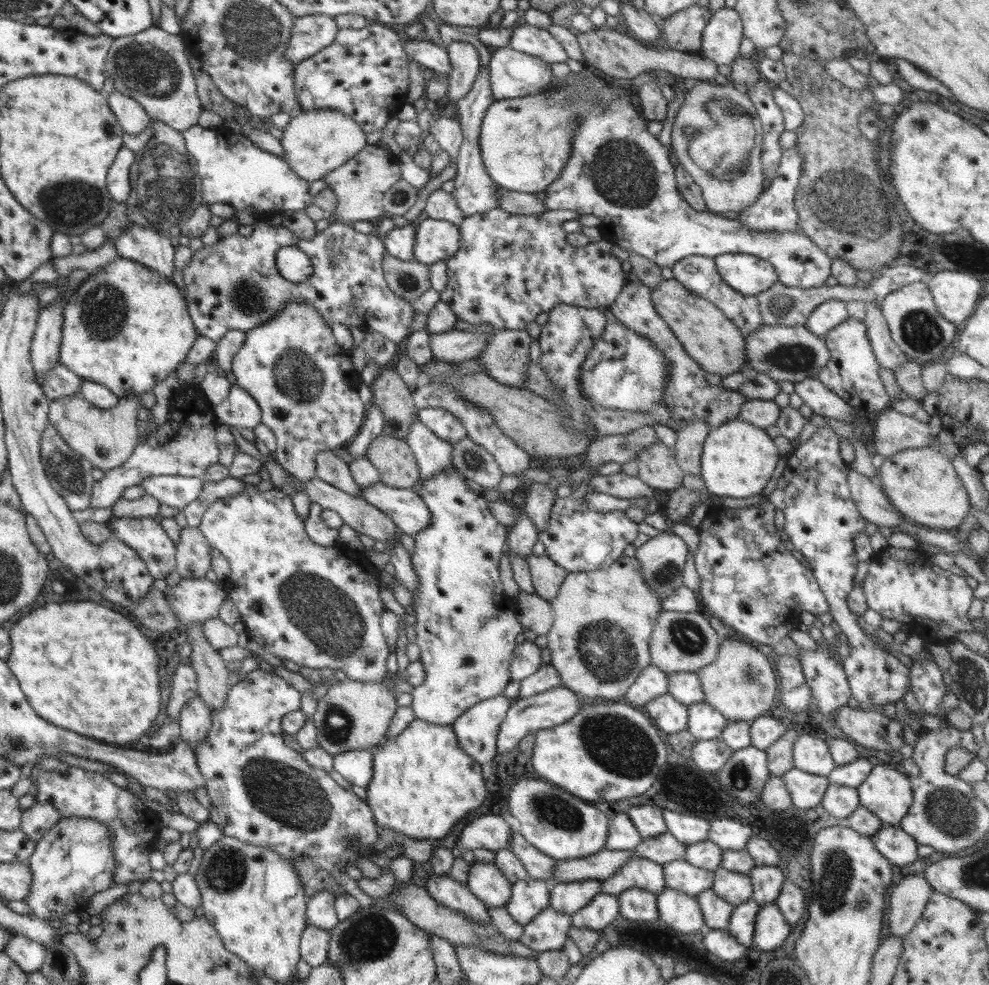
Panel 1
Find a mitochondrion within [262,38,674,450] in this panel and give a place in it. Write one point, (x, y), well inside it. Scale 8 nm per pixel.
(623, 173)

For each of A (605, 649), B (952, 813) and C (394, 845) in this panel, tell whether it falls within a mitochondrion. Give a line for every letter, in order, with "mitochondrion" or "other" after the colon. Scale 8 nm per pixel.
A: mitochondrion
B: mitochondrion
C: mitochondrion

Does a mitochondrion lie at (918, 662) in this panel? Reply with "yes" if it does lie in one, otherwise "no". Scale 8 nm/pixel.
no

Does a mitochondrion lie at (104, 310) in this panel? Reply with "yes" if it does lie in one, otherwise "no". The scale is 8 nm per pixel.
yes

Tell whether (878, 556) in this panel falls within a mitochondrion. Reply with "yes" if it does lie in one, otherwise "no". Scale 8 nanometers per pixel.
no

